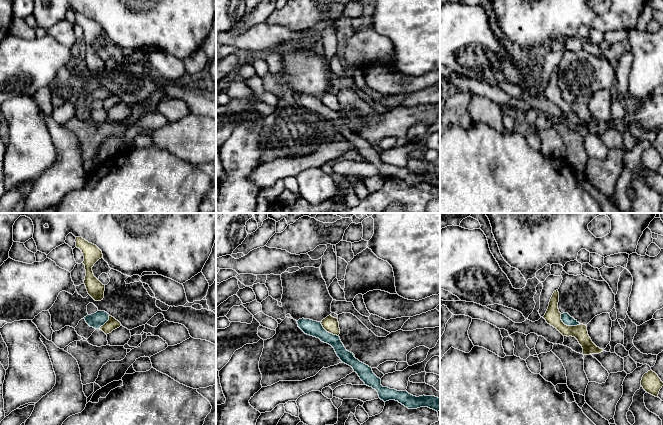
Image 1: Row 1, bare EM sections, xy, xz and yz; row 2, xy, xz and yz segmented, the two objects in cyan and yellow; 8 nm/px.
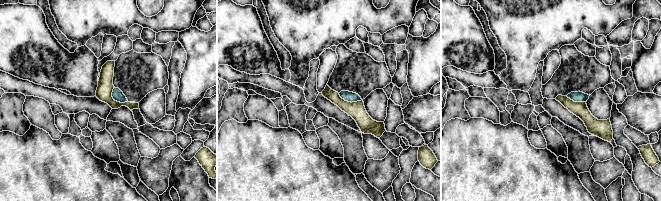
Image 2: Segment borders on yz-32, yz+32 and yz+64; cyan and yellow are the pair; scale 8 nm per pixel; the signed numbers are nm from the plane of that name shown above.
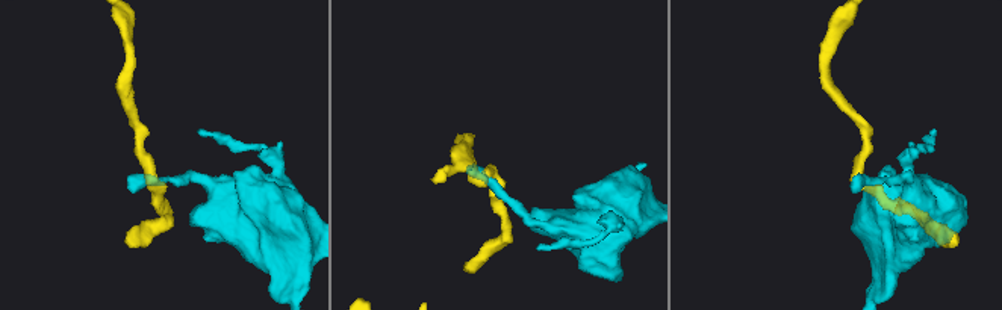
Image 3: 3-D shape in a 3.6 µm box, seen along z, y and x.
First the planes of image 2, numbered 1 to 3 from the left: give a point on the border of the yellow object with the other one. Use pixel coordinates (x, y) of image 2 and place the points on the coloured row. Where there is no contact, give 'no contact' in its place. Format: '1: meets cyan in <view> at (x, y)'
1: meets cyan in yz-32 at (115, 100)
2: meets cyan in yz+32 at (349, 101)
3: meets cyan in yz+64 at (576, 101)

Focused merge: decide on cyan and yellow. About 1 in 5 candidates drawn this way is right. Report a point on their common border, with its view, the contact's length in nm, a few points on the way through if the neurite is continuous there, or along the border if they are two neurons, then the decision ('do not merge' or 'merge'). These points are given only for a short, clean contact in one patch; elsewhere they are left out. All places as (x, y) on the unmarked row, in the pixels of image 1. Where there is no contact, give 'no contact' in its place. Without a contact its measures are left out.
contact yz (568, 101); length 190 nm; border yz (560, 90), (560, 95), (565, 100), (580, 100); do not merge

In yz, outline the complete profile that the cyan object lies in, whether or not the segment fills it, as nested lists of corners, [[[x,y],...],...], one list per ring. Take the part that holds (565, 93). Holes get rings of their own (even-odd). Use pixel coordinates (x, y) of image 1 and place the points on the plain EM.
[[[568,89],[561,90],[561,96],[567,102],[580,101],[580,99],[577,96],[575,96],[573,93],[571,93]]]

